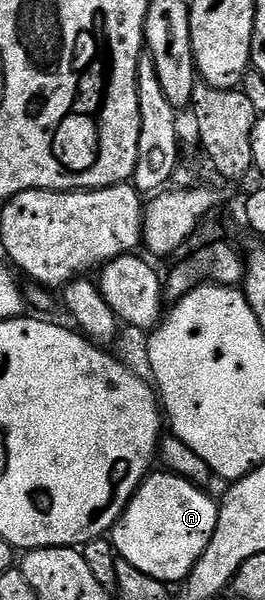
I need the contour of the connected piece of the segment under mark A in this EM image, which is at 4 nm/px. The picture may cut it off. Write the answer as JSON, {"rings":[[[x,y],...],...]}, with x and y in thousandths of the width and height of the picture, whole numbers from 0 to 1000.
{"rings":[[[630,785],[589,787],[562,787],[521,810],[491,838],[468,847],[464,858],[442,865],[438,877],[423,880],[415,900],[442,930],[491,938],[491,945],[521,945],[536,958],[566,958],[623,972],[653,972],[649,968],[679,972],[725,955],[732,938],[747,938],[747,932],[777,918],[808,892],[808,878],[823,872],[830,845],[819,830],[808,832],[792,823],[770,822],[785,818],[758,810]]]}

